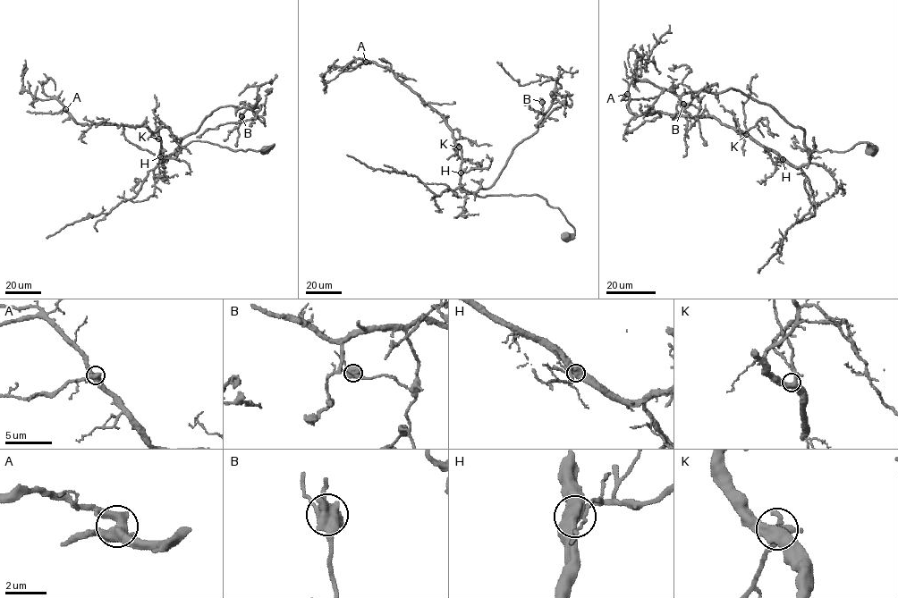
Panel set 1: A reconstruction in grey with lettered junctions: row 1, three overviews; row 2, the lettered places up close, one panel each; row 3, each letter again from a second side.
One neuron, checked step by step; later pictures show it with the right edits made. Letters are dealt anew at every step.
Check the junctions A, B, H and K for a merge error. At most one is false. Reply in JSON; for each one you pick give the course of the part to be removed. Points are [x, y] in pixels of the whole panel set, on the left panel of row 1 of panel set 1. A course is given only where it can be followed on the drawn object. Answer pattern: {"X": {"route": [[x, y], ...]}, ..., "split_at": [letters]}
{"split_at": []}

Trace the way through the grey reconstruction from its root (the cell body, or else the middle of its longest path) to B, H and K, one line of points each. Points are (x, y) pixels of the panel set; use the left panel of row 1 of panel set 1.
B: (265, 150), (274, 144), (265, 151), (245, 151), (194, 140), (175, 151), (216, 109), (244, 106), (241, 117)
H: (265, 150), (274, 144), (265, 151), (245, 151), (194, 140), (160, 162), (160, 156)
K: (265, 150), (274, 144), (265, 151), (245, 151), (194, 140), (160, 162), (158, 138)

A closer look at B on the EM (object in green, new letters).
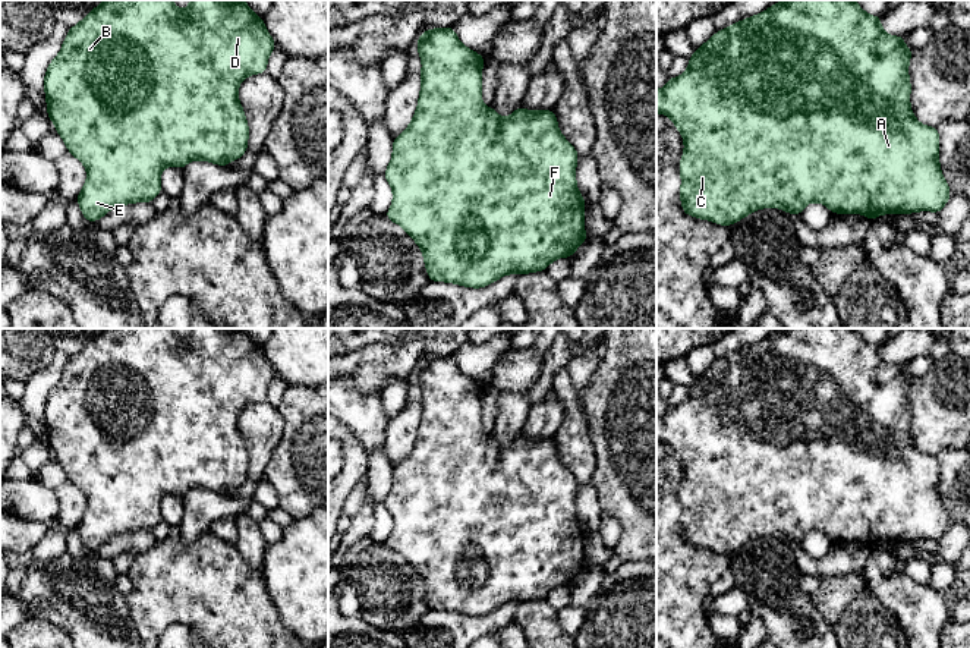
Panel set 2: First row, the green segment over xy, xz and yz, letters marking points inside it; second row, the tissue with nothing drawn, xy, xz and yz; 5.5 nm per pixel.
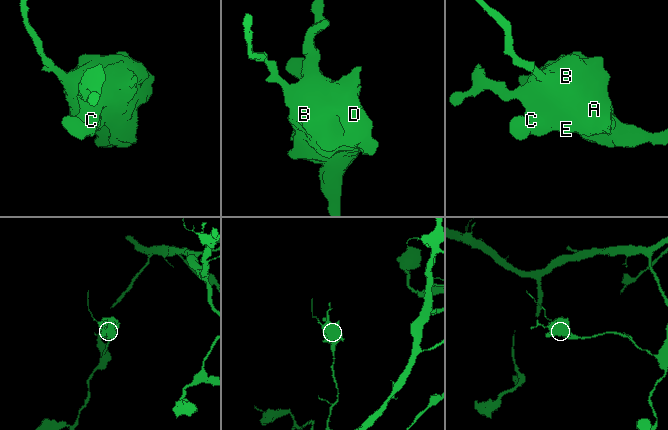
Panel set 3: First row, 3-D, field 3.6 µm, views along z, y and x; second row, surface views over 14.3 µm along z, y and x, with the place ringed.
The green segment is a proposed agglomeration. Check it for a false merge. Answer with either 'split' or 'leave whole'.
leave whole

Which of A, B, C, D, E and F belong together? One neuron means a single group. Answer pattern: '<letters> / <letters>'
A B C D E F

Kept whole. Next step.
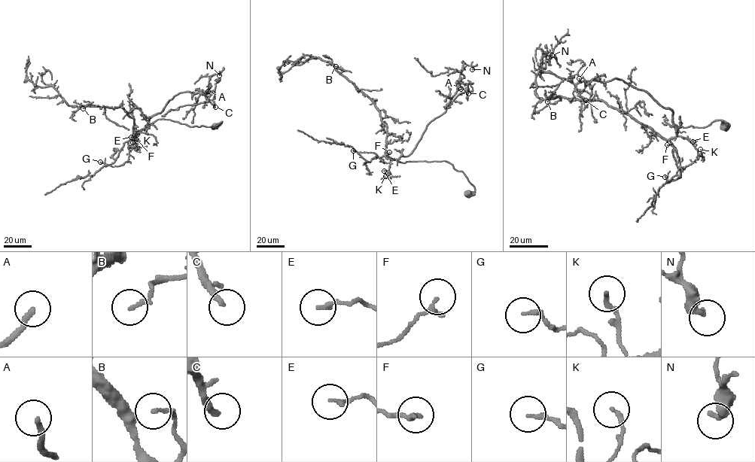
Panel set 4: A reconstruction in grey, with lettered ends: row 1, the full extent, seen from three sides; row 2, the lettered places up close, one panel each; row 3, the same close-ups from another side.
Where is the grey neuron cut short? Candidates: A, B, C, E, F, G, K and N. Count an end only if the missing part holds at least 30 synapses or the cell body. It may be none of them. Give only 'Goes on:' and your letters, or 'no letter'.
Goes on: A, C

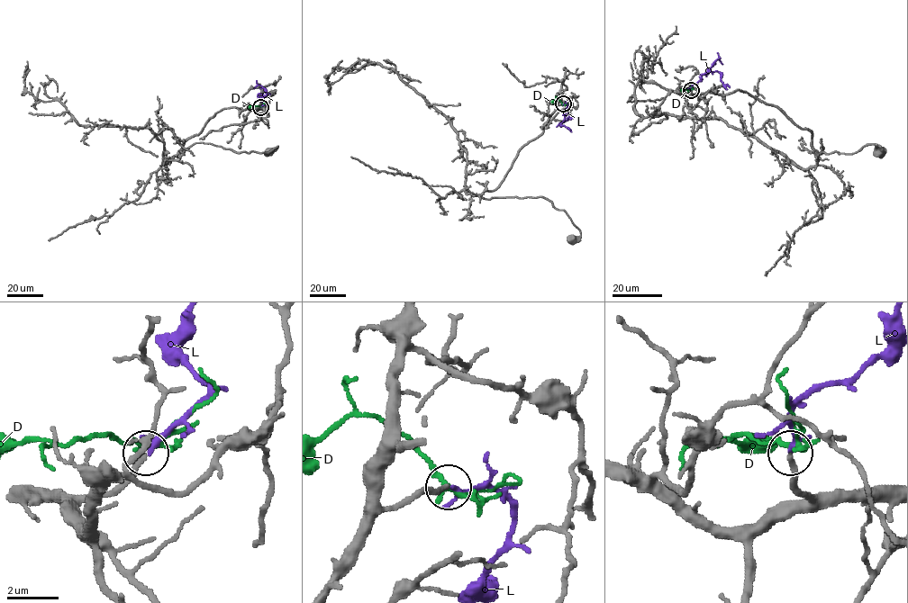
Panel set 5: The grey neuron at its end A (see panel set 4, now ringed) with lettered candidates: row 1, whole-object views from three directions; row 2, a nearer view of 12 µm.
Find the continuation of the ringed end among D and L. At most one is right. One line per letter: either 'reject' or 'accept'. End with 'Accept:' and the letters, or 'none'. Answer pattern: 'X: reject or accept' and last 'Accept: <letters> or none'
D: reject
L: accept
Accept: L

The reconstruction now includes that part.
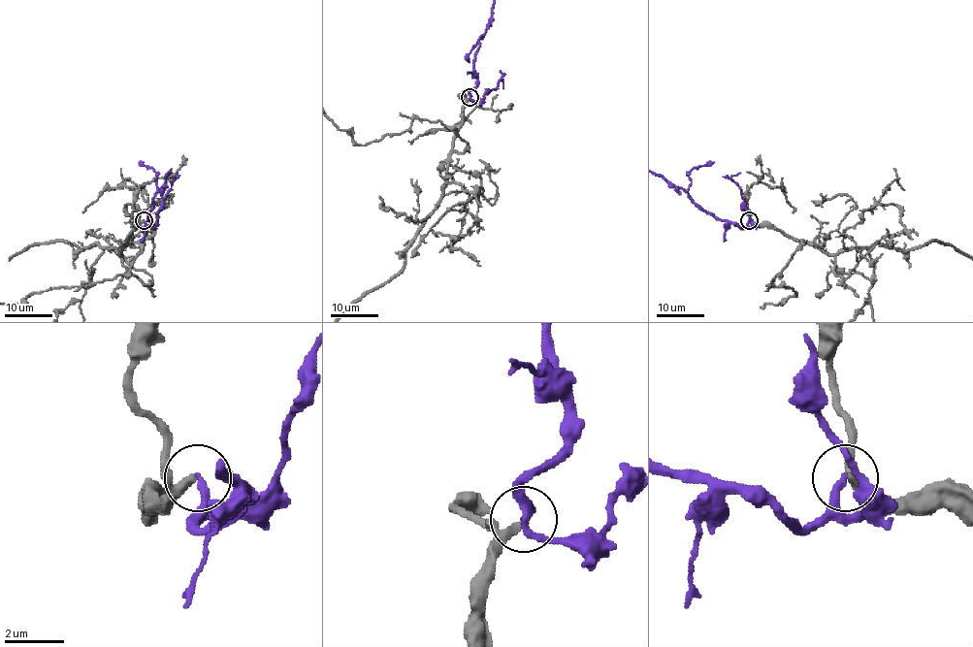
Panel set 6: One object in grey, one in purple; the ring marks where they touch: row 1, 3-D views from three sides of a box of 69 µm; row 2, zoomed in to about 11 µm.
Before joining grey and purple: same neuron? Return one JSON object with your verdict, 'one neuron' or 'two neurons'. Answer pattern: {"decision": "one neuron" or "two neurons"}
{"decision": "one neuron"}

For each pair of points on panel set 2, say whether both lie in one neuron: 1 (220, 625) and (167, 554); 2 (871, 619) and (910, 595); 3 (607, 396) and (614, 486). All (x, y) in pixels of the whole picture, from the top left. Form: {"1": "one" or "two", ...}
{"1": "one", "2": "two", "3": "one"}

